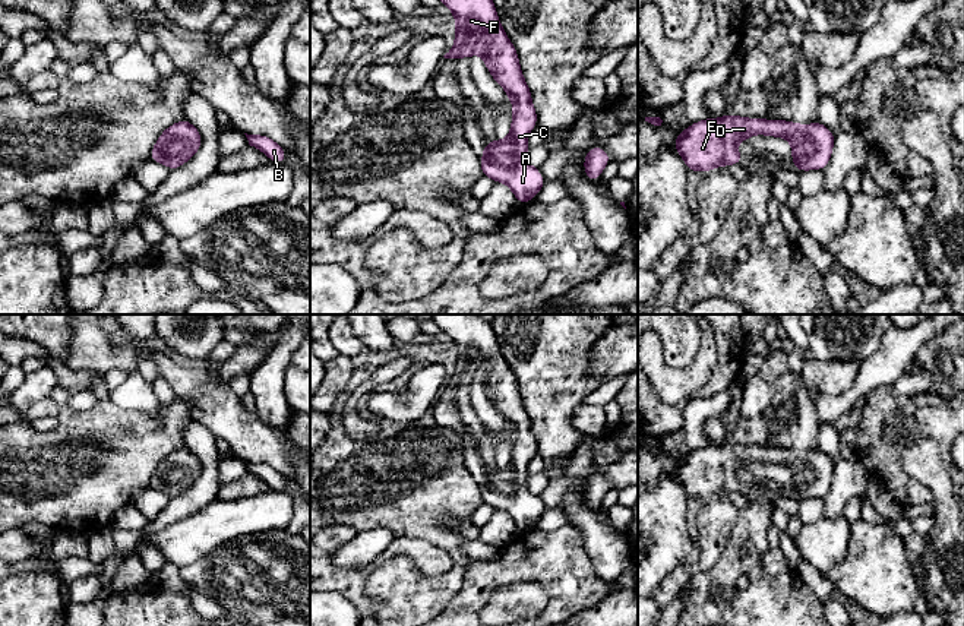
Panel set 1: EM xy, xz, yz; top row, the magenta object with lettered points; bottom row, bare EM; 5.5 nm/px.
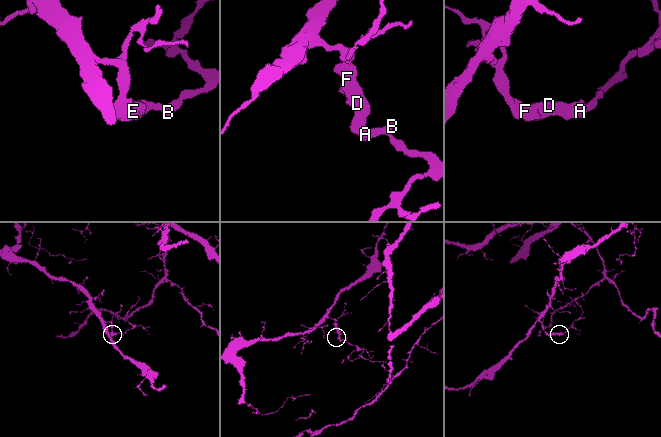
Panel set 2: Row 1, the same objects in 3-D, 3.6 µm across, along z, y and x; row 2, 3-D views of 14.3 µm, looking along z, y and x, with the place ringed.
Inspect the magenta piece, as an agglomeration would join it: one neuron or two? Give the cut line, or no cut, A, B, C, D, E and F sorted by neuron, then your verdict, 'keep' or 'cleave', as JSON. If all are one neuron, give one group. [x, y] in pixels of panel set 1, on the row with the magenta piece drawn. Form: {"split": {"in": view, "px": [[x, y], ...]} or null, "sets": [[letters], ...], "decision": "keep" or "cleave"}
{"split": null, "sets": [["A", "B", "C", "D", "E", "F"]], "decision": "keep"}

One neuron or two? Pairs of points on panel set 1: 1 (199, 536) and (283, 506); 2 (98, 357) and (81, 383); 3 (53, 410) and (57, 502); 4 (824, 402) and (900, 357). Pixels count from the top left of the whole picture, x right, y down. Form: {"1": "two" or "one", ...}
{"1": "one", "2": "two", "3": "one", "4": "one"}

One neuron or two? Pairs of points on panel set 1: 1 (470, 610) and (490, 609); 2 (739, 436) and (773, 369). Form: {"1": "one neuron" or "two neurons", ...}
{"1": "two neurons", "2": "two neurons"}

